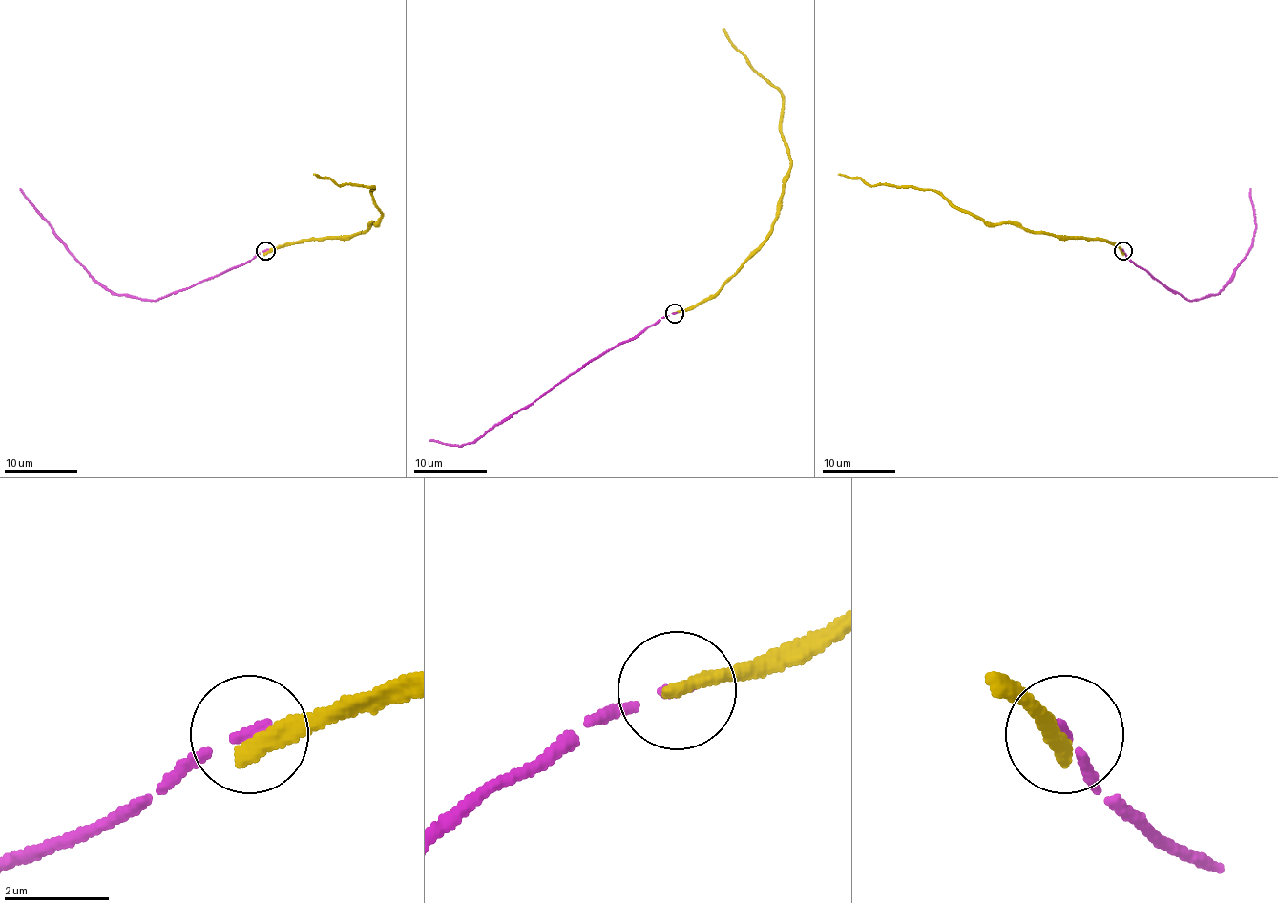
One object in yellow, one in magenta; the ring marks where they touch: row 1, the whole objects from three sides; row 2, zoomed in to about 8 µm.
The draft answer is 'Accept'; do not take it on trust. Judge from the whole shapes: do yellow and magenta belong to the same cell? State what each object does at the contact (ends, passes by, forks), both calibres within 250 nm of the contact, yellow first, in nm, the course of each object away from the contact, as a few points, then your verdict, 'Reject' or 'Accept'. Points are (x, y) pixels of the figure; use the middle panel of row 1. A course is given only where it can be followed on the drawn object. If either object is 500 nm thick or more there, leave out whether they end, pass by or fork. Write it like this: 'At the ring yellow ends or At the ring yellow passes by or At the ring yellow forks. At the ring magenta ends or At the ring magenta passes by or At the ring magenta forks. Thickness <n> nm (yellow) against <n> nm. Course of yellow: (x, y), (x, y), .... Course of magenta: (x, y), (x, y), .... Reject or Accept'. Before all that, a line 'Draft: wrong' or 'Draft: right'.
Draft: wrong
At the ring yellow ends. At the ring magenta ends. Thickness 360 nm (yellow) against 170 nm. Course of yellow: (675, 314), (708, 301), (760, 245), (782, 201), (784, 176), (790, 164), (782, 134), (782, 94), (722, 29). Course of magenta: (675, 314), (663, 315), (633, 338), (588, 360), (474, 442), (452, 446), (429, 441). Reject

